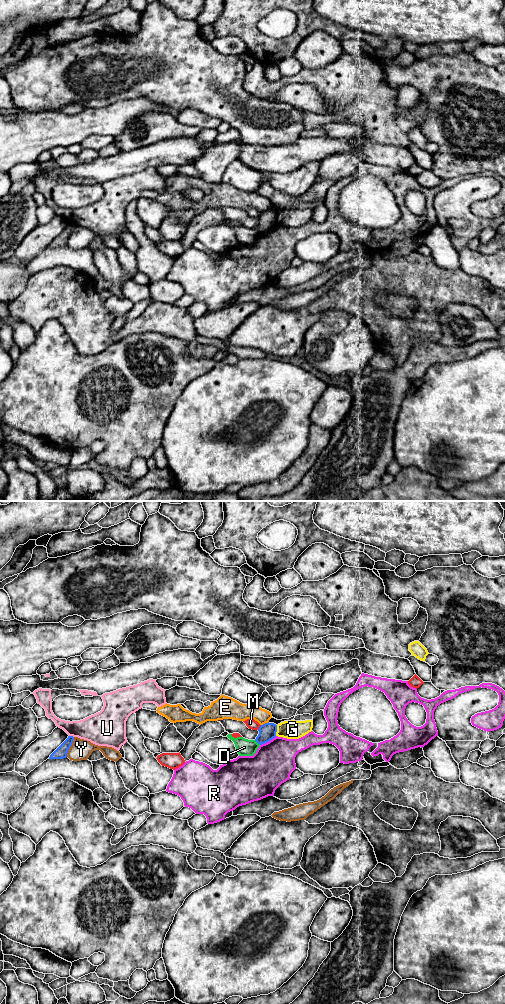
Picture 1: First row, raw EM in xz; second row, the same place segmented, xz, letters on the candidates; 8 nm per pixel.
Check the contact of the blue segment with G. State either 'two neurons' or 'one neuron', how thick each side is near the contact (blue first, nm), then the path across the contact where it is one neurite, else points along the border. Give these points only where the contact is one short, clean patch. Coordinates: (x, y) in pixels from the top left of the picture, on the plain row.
two neurons | 140/150 nm | along xz (277, 213), (275, 223)

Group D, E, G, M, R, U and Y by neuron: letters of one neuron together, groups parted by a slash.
D / E / G / M / R / U / Y

